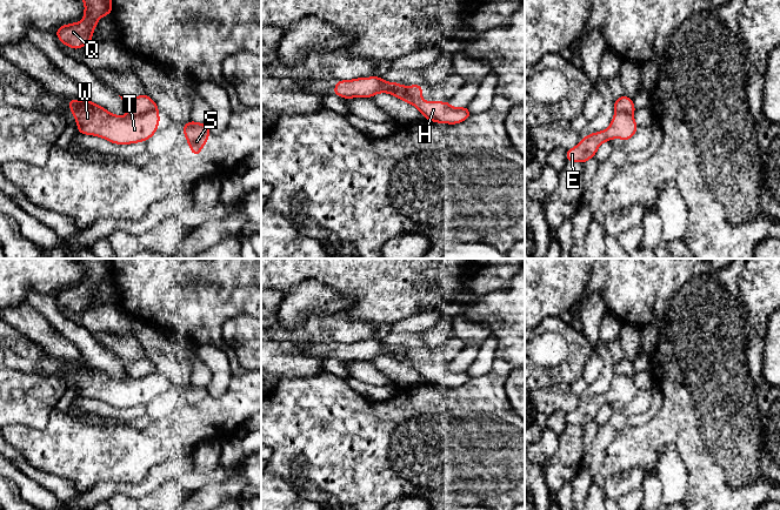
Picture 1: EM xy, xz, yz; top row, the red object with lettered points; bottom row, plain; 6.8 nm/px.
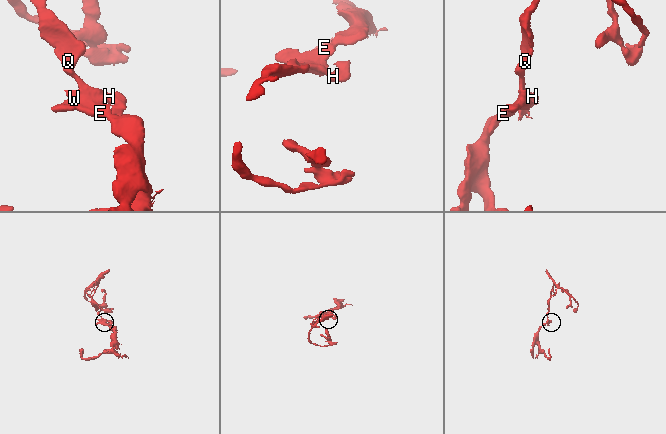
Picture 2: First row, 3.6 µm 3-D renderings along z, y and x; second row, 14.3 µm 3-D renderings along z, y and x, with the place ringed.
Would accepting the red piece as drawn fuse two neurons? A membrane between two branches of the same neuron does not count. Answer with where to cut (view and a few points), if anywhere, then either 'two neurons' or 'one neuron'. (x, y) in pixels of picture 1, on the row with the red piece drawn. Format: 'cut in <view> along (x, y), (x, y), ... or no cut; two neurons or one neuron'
cut in xy along (157, 108), (142, 114), (128, 115); two neurons

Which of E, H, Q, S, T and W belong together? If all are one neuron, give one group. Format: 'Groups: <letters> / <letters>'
Groups: E T W / H Q S

